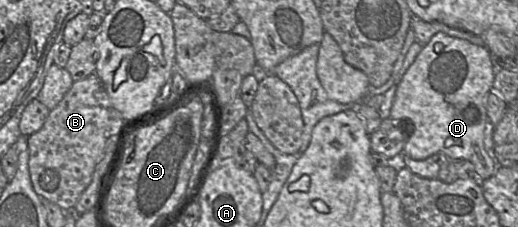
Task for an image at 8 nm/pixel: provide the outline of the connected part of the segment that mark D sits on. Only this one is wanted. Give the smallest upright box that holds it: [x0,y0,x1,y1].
[390,33,499,179]

